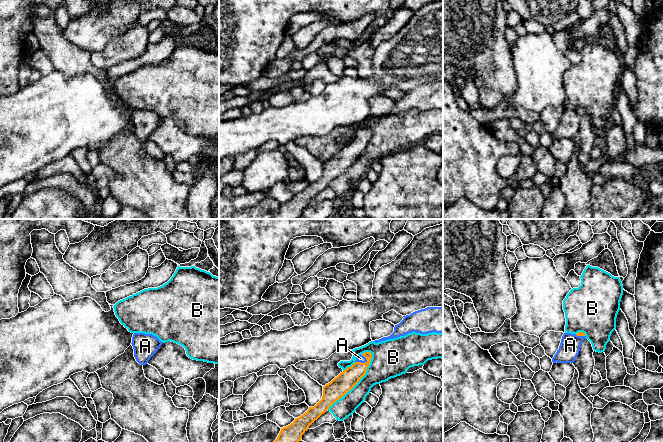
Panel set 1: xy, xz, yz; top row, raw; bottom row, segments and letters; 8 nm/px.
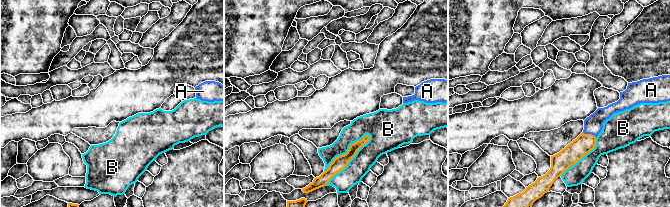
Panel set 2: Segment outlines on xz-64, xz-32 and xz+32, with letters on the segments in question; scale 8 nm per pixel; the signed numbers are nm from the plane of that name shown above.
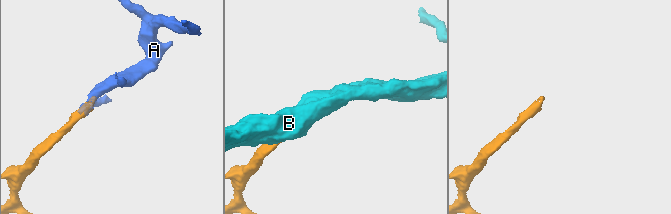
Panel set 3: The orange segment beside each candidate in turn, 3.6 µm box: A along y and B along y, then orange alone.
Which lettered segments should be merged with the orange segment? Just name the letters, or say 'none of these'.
A

